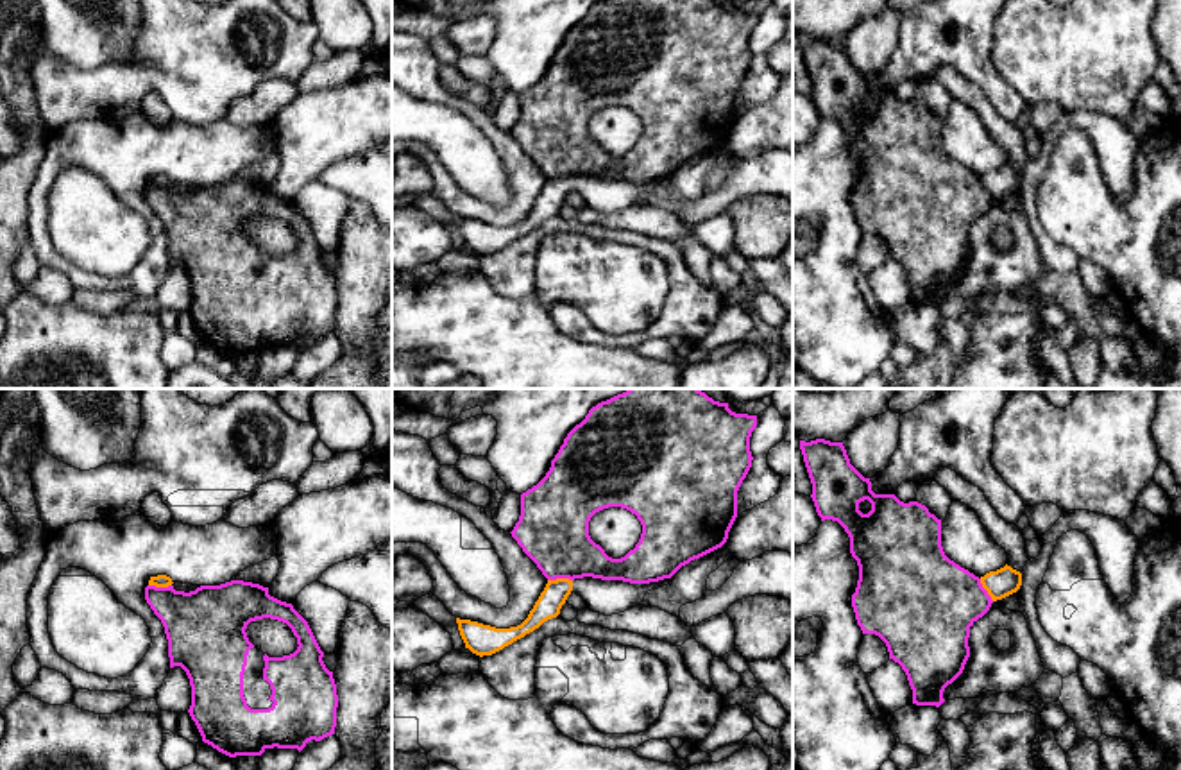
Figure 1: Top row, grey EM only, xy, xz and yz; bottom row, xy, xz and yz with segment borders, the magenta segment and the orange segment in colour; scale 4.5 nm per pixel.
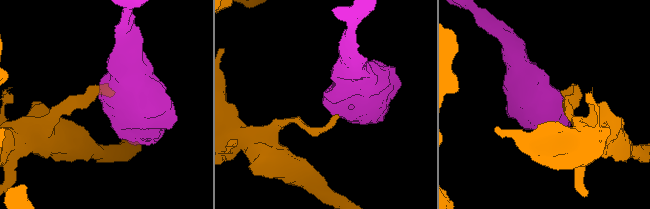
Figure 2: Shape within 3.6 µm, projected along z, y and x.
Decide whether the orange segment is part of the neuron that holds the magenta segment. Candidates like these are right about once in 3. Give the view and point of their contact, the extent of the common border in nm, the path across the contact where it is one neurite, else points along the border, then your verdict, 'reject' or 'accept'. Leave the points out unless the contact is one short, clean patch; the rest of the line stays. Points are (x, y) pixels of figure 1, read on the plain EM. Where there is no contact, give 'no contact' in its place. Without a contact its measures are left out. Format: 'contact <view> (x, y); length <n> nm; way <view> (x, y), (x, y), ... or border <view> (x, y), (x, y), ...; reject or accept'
contact xz (559, 176); length 110 nm; border xz (571, 178), (548, 179); reject

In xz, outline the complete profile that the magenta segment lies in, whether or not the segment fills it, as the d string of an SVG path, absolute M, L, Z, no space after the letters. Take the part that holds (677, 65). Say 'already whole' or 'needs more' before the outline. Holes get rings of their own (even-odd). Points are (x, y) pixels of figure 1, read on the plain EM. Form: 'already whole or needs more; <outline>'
already whole; M601 0L592 5L585 18L567 32L564 43L551 59L551 66L546 75L537 84L521 93L521 115L510 133L548 179L574 179L592 175L601 179L650 183L671 177L682 165L721 147L726 141L728 131L737 116L737 90L746 77L753 59L750 50L750 36L755 25L757 14L735 13L728 7L728 2L719 0ZM608 106L621 106L630 109L642 124L639 141L621 158L608 156L605 149L589 134L590 116Z

